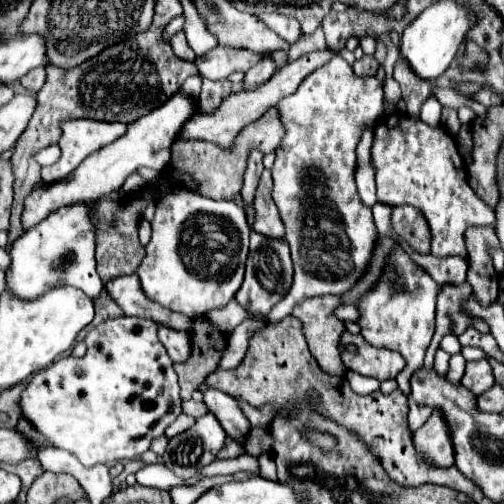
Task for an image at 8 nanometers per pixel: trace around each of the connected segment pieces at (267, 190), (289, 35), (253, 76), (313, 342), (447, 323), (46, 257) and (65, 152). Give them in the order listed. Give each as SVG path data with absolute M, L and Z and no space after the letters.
M264 169L260 177L254 207L256 207L256 221L252 229L266 237L284 237L284 225L282 219L278 217L278 207L272 201L272 175L268 169Z
M264 13L264 15L260 15L260 19L270 29L274 29L280 37L284 37L288 43L296 43L302 37L302 29L300 29L300 23L296 19L274 15L274 13Z
M264 59L264 61L256 63L256 65L244 75L244 83L246 83L246 85L262 85L262 83L266 83L266 81L272 77L274 71L276 71L276 69L274 69L274 63Z
M338 295L310 297L298 303L292 315L302 321L306 341L320 369L330 375L344 377L346 367L340 361L340 349L338 349L338 339L340 333L344 331L344 323L332 315L332 309L336 305L340 305Z
M468 283L462 285L442 285L438 293L438 305L436 305L436 333L432 337L430 347L426 349L424 358L424 367L431 369L433 367L434 357L440 339L446 333L460 335L466 327L474 327L480 333L490 333L490 327L480 321L480 317L466 317L466 309L462 309L462 301L470 297L472 289Z
M92 205L62 207L50 213L46 221L18 237L8 249L12 261L10 269L6 269L6 289L28 301L42 297L42 293L48 293L50 289L66 285L84 291L90 299L98 297L104 289L104 283L96 273L94 225L90 223L90 211Z
M68 119L62 123L60 149L62 157L54 165L41 169L41 178L46 185L62 181L68 177L88 155L102 149L104 145L116 141L126 133L128 125L106 123L94 119Z

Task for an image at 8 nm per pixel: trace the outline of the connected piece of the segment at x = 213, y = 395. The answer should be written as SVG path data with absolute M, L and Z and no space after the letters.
M204 389L202 395L204 395L206 407L210 409L210 413L218 417L224 431L238 443L244 443L244 437L250 431L250 423L240 411L236 399L226 397L226 393L222 393L220 389Z

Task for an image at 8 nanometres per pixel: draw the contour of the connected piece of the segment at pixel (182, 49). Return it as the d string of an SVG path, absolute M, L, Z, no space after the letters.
M184 31L176 33L176 35L172 37L170 45L172 45L172 51L174 51L174 55L176 55L176 57L180 57L180 59L184 59L184 61L194 61L194 59L196 59L194 51L192 51L192 49L188 47L188 43L186 43Z

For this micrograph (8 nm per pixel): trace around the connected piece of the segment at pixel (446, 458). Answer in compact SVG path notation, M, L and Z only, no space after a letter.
M434 411L432 417L418 431L412 433L412 441L422 463L434 467L454 465L454 451L448 437L446 421L438 411Z

